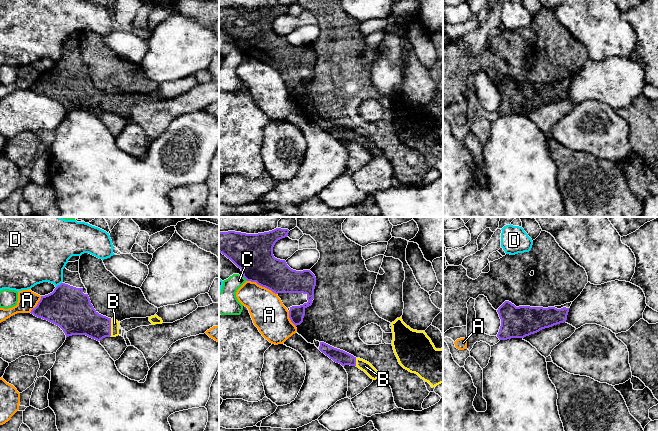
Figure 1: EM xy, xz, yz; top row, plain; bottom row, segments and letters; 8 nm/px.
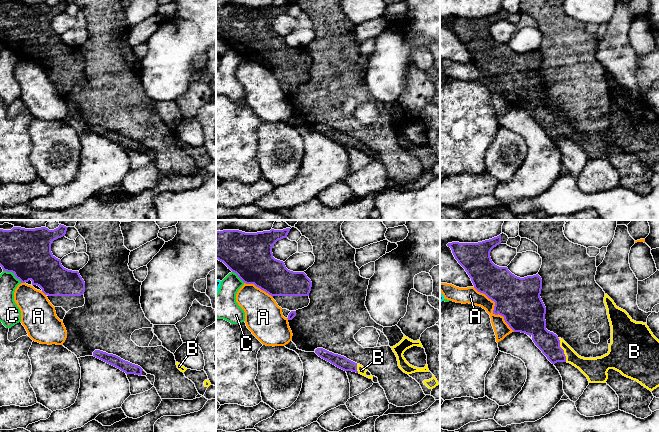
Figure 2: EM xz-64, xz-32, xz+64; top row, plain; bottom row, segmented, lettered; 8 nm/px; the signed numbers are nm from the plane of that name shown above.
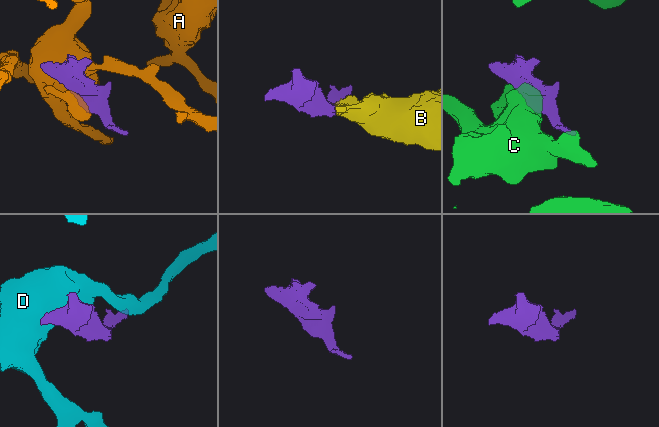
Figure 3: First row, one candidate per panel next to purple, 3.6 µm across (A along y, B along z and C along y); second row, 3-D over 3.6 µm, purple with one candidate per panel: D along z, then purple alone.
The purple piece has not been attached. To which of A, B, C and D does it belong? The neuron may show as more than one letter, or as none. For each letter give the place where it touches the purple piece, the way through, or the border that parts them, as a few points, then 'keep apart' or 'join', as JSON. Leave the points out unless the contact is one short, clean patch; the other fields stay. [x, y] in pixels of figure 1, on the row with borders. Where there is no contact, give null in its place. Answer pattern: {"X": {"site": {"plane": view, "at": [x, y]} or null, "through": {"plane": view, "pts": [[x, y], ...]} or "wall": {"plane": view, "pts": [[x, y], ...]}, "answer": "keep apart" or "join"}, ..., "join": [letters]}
{"A": {"site": {"plane": "xz", "at": [262, 286]}, "answer": "keep apart"}, "B": {"site": {"plane": "xy", "at": [110, 327]}, "answer": "join"}, "C": {"site": {"plane": "xz", "at": [245, 278]}, "wall": {"plane": "xz", "pts": [[242, 276], [247, 280]]}, "answer": "keep apart"}, "D": {"site": {"plane": "xy", "at": [58, 285]}, "wall": {"plane": "xy", "pts": [[61, 282], [56, 287]]}, "answer": "keep apart"}, "join": ["B"]}

